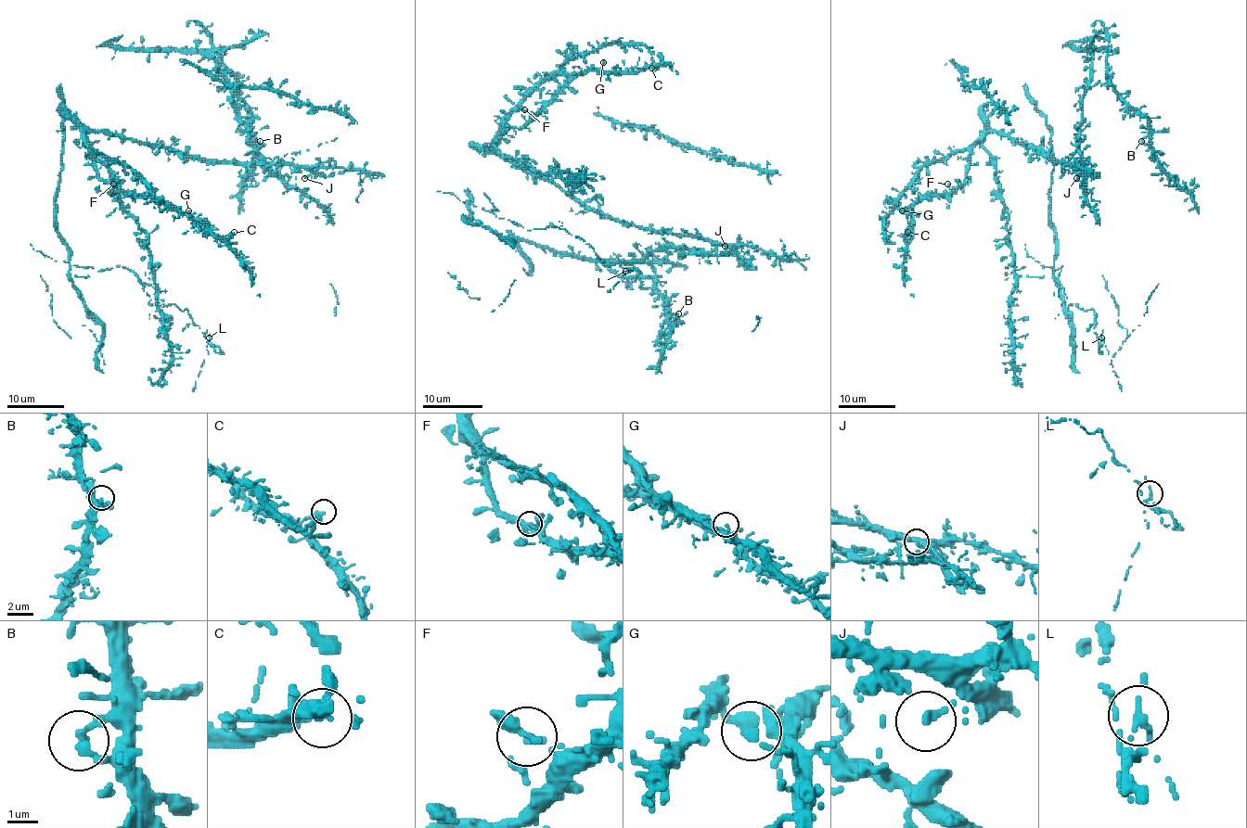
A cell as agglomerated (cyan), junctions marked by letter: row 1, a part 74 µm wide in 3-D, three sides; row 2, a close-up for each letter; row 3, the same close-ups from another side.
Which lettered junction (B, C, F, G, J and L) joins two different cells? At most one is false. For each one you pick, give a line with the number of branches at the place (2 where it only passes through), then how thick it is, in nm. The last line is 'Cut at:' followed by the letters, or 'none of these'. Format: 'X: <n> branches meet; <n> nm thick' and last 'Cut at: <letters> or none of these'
L: 1 branches meet; 320 nm thick
Cut at: L

